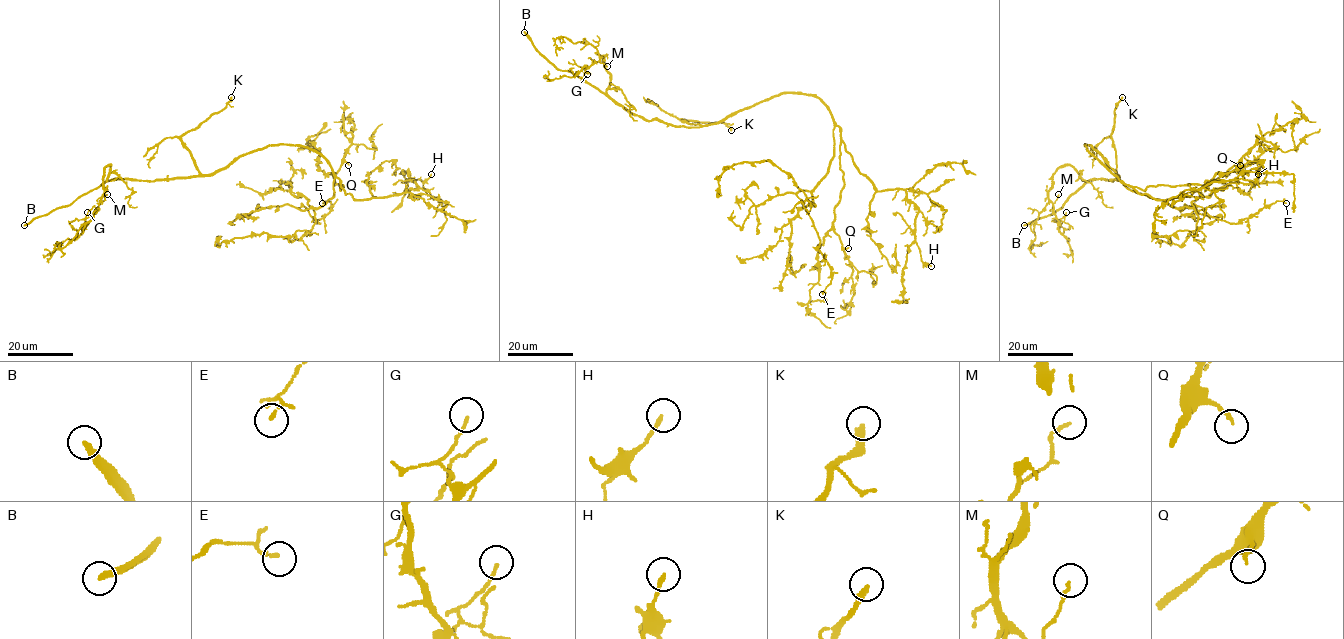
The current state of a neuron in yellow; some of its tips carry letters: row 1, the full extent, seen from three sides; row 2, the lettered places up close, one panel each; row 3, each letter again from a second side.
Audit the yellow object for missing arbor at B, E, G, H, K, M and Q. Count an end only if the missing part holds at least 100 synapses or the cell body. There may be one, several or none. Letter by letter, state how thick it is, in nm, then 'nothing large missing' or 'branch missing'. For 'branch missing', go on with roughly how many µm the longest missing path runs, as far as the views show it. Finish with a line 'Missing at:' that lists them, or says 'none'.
B: 240 nm | branch missing | 30 µm
E: 110 nm | nothing large missing
G: 120 nm | nothing large missing
H: 160 nm | nothing large missing
K: 220 nm | branch missing | 80 µm
M: 110 nm | nothing large missing
Q: 130 nm | nothing large missing
Missing at: B, K

